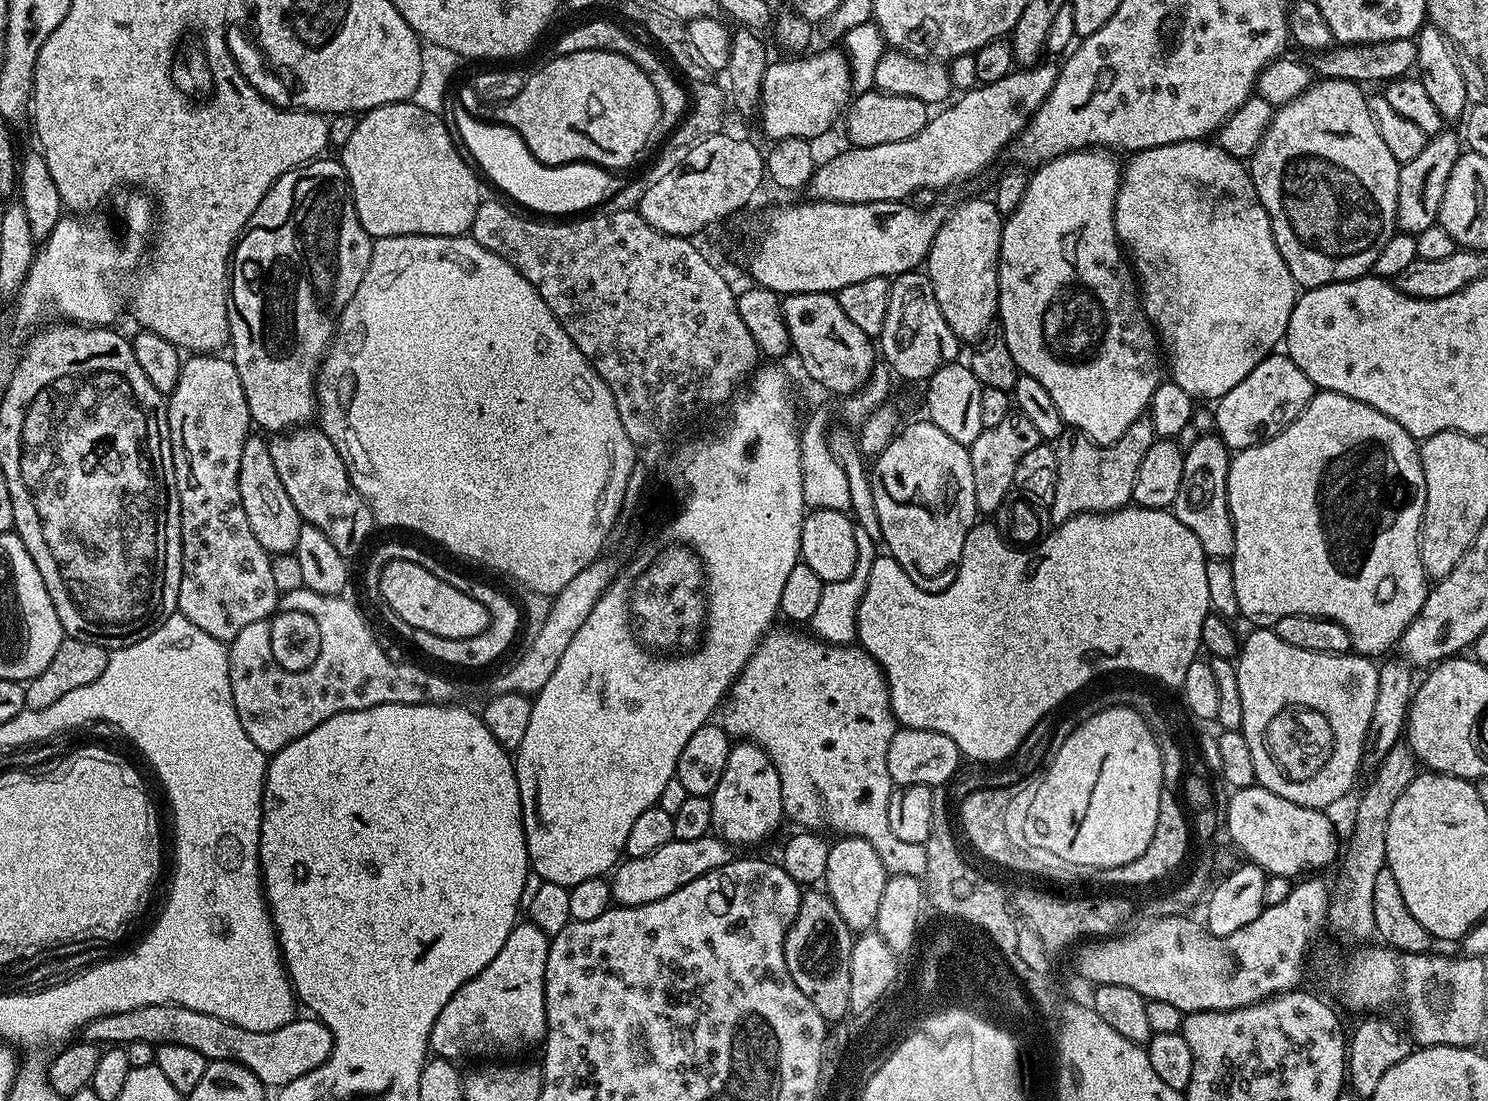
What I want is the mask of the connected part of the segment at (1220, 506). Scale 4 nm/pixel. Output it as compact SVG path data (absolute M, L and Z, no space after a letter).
M1219 435L1200 436L1192 445L1187 445L1182 466L1182 486L1178 486L1178 498L1171 511L1202 542L1205 557L1231 557L1234 550L1234 526L1228 509L1228 466L1230 449Z

